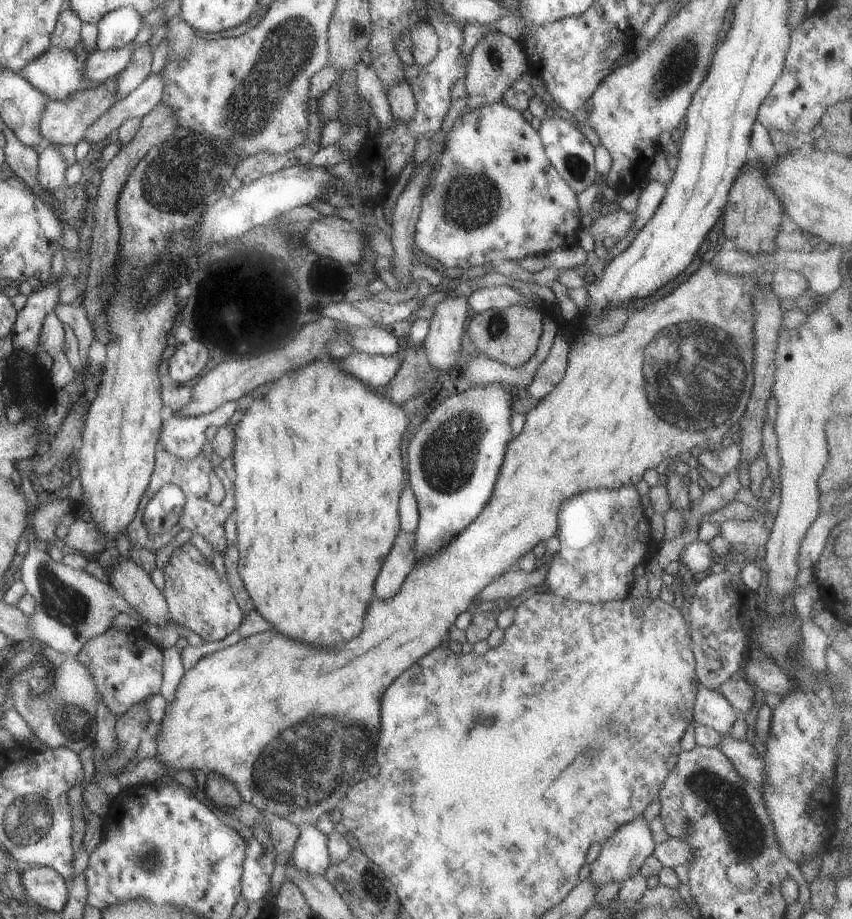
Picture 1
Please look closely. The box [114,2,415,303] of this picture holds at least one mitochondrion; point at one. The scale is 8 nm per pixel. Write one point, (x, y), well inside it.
(293, 42)

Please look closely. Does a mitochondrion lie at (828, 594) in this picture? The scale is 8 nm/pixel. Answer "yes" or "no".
no

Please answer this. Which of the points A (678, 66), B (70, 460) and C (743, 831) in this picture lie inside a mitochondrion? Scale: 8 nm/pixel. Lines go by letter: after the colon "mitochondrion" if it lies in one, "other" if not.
A: mitochondrion
B: other
C: mitochondrion

